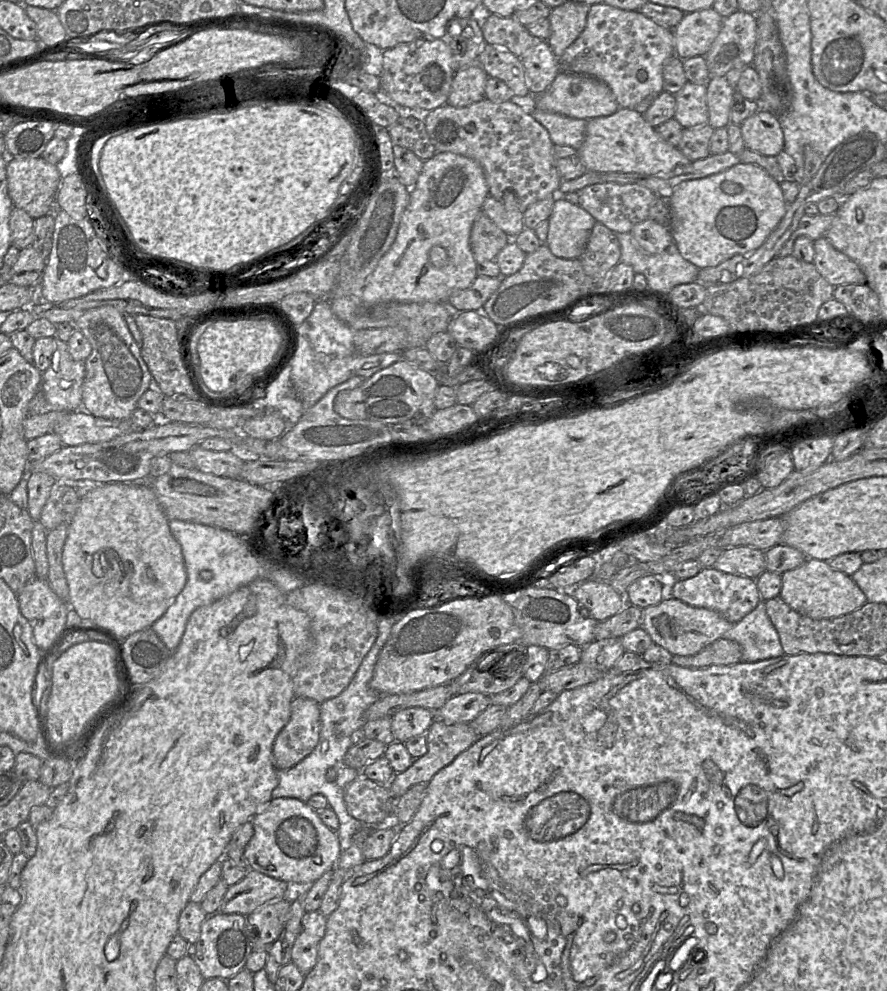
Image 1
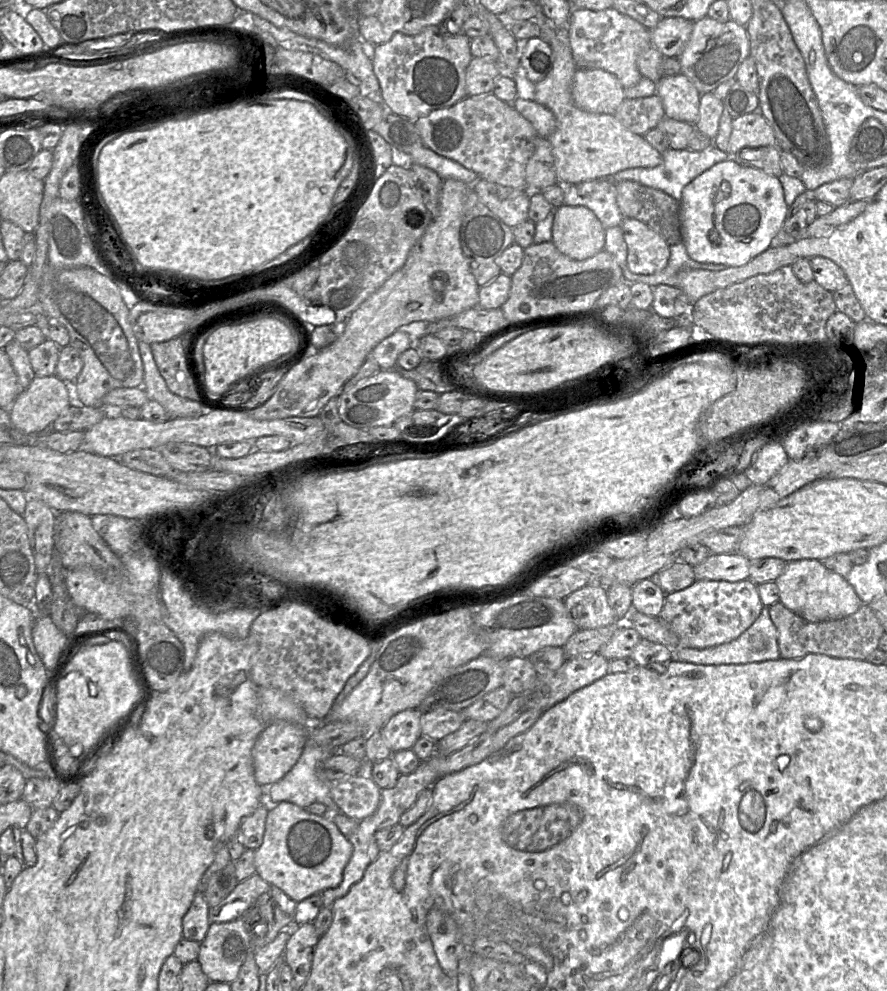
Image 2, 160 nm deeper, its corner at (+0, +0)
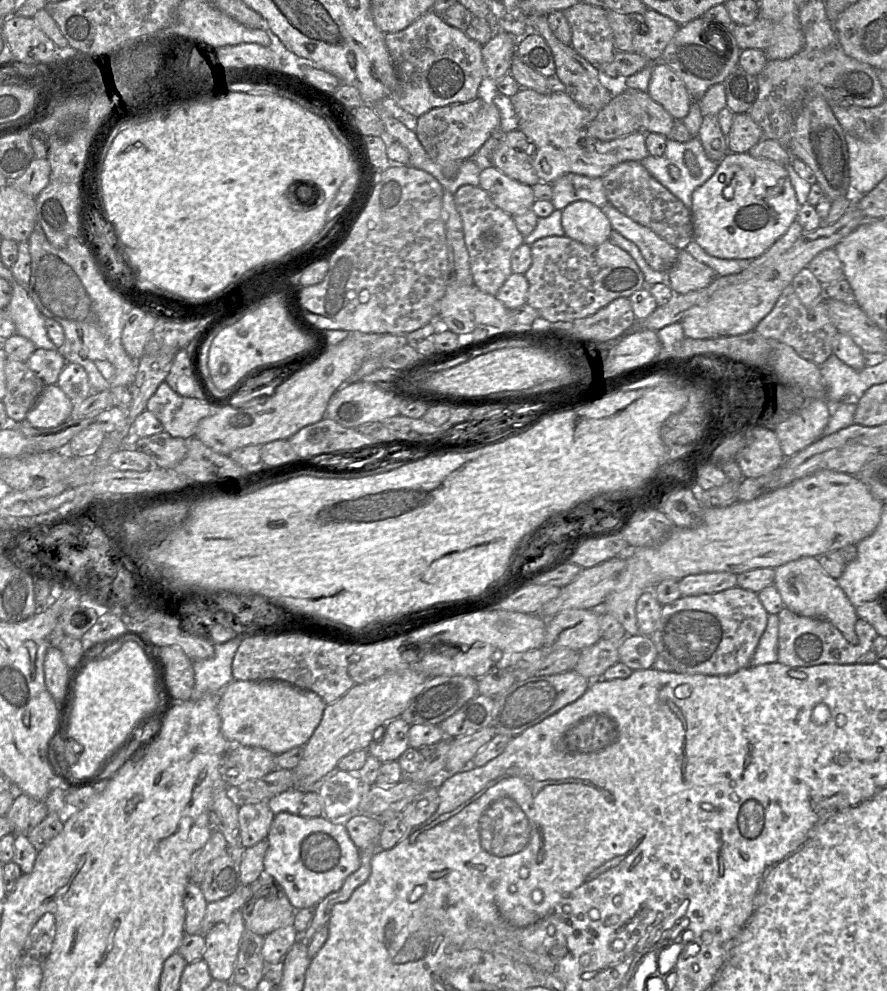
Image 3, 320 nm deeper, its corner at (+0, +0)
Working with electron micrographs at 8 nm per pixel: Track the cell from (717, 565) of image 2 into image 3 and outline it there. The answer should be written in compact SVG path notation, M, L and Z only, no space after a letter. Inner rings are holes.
M713 572L688 575L679 581L682 597L715 594L737 586L737 575Z

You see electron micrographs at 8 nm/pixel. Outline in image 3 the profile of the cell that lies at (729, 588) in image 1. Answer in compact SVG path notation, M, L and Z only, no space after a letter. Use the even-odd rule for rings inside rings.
M736 586L715 594L680 597L663 605L657 628L649 637L658 656L672 666L672 671L731 675L750 666L767 618L757 593Z

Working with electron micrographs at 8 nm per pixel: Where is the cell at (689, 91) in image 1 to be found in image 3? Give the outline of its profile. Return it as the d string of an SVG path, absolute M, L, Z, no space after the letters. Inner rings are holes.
M662 62L652 63L648 94L674 118L682 120L693 102L683 80Z

